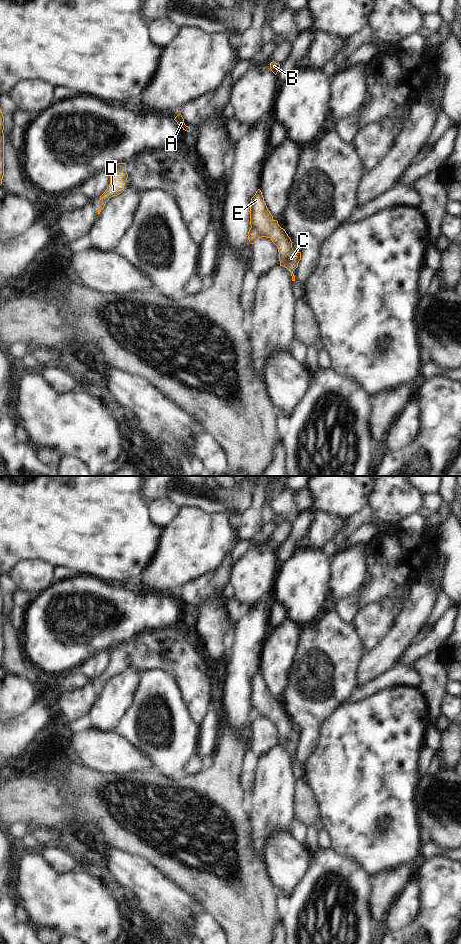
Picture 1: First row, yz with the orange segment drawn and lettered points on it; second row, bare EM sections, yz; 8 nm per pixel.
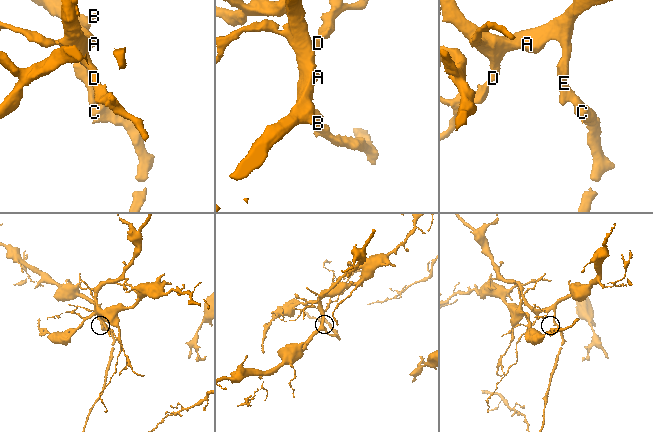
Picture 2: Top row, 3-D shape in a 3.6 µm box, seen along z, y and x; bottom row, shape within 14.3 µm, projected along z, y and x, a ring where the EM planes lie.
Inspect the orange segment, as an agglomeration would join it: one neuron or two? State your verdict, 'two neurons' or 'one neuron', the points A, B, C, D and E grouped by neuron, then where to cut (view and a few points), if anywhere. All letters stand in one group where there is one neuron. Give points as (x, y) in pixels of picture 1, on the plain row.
one neuron; A B C D E; no cut

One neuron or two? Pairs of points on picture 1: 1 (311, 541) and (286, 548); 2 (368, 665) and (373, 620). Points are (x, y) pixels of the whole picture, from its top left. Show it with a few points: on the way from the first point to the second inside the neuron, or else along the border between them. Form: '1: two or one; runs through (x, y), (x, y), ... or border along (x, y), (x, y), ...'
1: two; border along (307, 527), (295, 541), (292, 555)
2: two; border along (386, 633), (372, 649), (366, 652)

